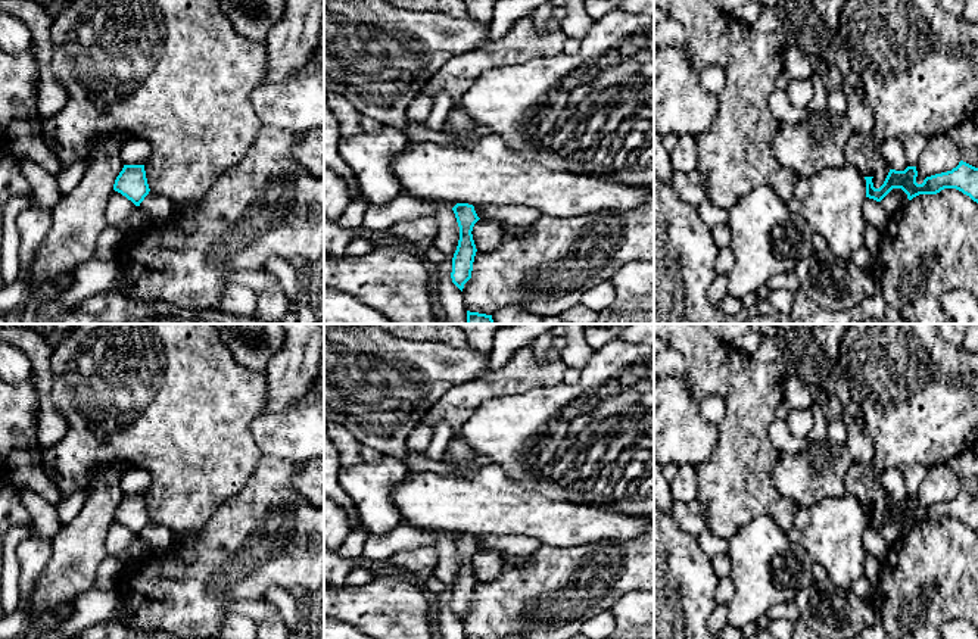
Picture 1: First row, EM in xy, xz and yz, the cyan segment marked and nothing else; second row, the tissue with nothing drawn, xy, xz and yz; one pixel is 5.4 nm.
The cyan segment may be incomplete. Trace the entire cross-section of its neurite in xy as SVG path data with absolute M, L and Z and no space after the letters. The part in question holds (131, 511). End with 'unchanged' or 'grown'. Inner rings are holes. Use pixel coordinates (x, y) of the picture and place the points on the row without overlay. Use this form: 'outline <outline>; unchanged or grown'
outline M124 495L115 509L113 520L125 526L136 536L140 536L150 521L144 495Z; unchanged

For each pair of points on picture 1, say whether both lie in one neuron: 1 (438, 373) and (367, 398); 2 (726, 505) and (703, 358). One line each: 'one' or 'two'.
1: one
2: one

